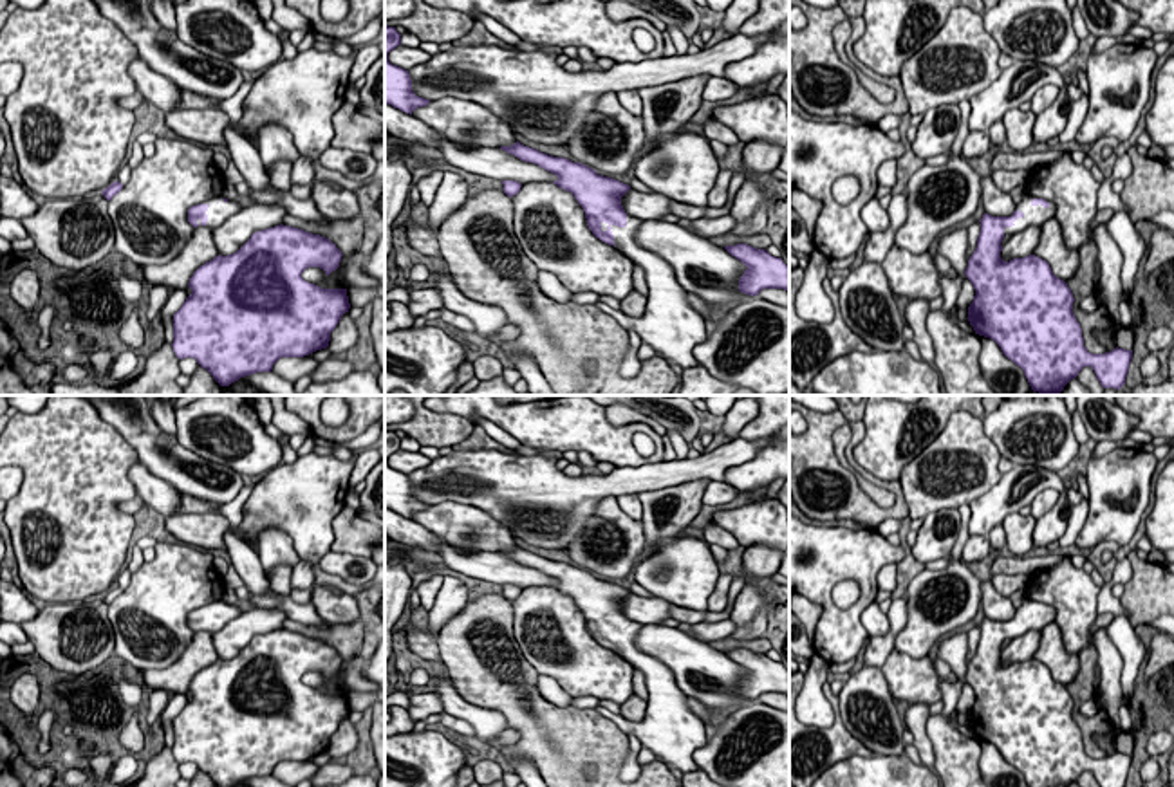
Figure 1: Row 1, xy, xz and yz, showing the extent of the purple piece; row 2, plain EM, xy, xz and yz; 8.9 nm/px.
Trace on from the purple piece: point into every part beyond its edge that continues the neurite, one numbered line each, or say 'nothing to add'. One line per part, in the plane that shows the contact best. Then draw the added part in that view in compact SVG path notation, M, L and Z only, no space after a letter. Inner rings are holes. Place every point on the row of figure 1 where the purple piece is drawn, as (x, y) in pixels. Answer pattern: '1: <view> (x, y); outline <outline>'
1: xz (670, 325); outline M627 213L627 226L610 224L610 231L616 249L645 271L648 285L645 314L630 318L601 301L596 307L612 316L627 332L636 332L643 343L654 348L656 356L676 363L683 370L699 366L692 350L706 341L708 323L688 303L686 291L677 283L670 264L636 242L639 226L641 220Z

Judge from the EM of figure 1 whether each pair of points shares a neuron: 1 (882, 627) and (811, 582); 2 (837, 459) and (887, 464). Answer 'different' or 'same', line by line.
1: different
2: different

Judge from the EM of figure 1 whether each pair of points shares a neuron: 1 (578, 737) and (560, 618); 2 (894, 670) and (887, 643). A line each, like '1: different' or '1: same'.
1: different
2: different

